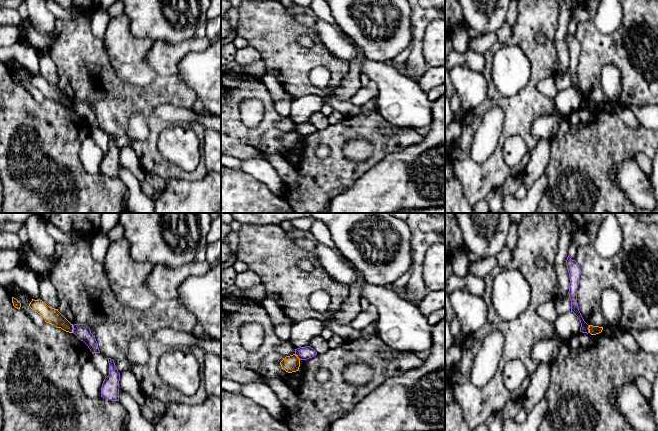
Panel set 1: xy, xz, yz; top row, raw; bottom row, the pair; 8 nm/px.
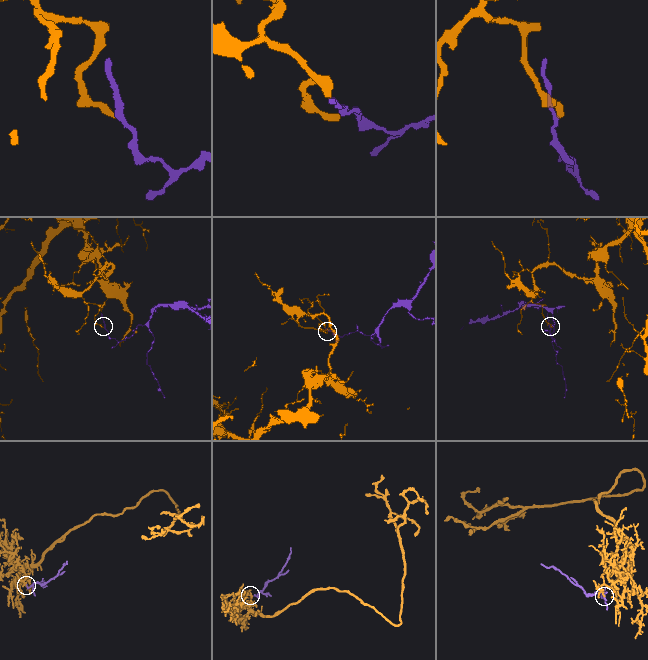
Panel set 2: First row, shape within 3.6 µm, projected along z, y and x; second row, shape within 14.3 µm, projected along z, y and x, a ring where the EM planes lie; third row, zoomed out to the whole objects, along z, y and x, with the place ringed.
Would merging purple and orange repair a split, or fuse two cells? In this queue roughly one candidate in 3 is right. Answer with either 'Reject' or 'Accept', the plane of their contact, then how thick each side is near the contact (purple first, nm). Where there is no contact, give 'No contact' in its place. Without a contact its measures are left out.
Reject. Touches purple in xy. Thickness 120 nm (purple) against 130 nm

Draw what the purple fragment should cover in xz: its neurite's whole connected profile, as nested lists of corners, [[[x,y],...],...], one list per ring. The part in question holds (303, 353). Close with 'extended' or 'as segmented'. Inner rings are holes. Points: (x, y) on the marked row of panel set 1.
[[[306,346],[306,347],[299,347],[299,348],[295,349],[295,355],[300,360],[307,360],[309,358],[316,356],[317,352],[310,346]]]; as segmented

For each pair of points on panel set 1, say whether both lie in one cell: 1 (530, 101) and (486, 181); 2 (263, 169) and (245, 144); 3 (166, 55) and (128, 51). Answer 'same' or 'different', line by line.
1: same
2: different
3: different

